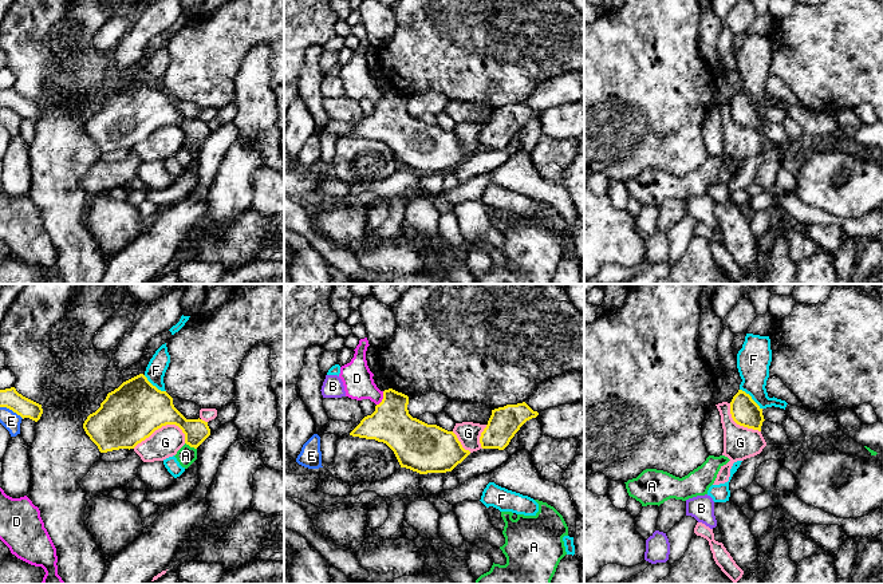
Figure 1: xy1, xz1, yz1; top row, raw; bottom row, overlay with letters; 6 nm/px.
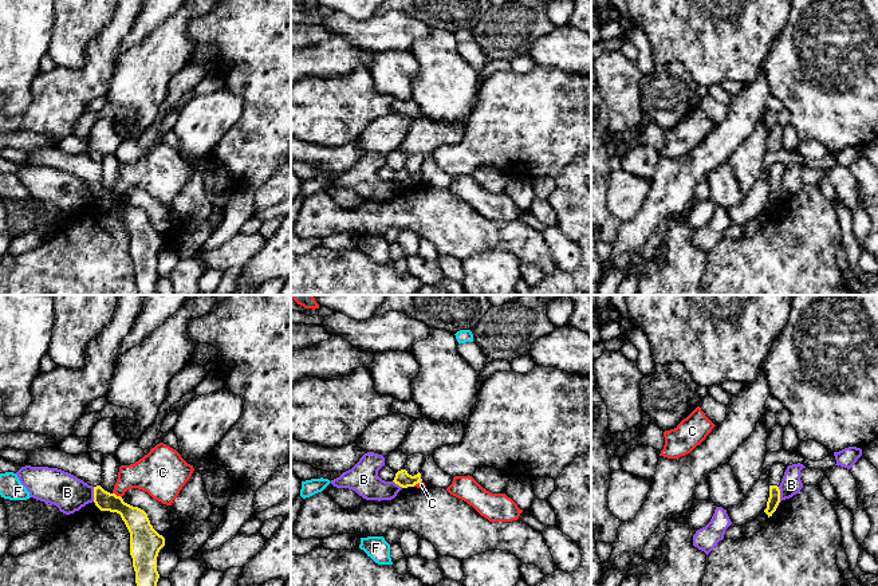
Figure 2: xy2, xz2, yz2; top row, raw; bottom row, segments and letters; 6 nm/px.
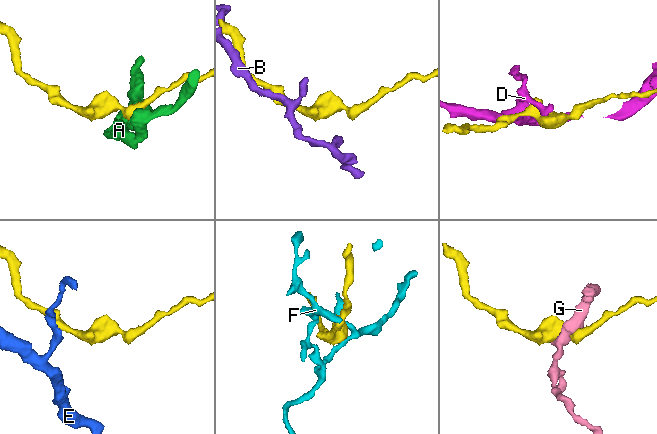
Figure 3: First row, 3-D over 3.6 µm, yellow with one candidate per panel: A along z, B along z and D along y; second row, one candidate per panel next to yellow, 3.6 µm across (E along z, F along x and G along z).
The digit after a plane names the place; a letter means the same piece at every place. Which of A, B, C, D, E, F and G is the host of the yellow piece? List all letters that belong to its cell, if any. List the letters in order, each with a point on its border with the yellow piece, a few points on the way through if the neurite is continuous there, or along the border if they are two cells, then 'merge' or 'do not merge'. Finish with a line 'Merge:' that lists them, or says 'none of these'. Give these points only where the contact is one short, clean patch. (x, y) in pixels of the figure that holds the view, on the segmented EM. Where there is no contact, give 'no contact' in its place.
A: contact xy1 (190, 446); border xy1 (185, 442), (196, 449); do not merge
B: contact xy2 (94, 494); border xy2 (93, 487), (94, 500); do not merge
C: contact xy2 (115, 495); border xy2 (113, 492), (121, 498); do not merge
D: contact xz1 (383, 398); border xz1 (383, 391), (383, 398), (377, 405); do not merge
E: contact xy1 (12, 410); border xy1 (0, 406), (11, 409), (23, 418); do not merge
F: contact yz1 (751, 398); border yz1 (740, 389), (761, 409); do not merge
G: contact xy1 (158, 427); do not merge
Merge: none of these

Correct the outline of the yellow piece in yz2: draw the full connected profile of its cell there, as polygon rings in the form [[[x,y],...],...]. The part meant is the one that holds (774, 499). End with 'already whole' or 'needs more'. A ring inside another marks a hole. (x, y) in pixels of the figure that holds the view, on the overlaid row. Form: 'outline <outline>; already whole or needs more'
outline [[[776,463],[771,467],[769,471],[769,497],[767,502],[767,508],[764,512],[769,516],[776,511],[779,503],[780,503],[780,489],[779,485],[781,483],[781,479],[784,476],[787,467],[781,463]]]; needs more

